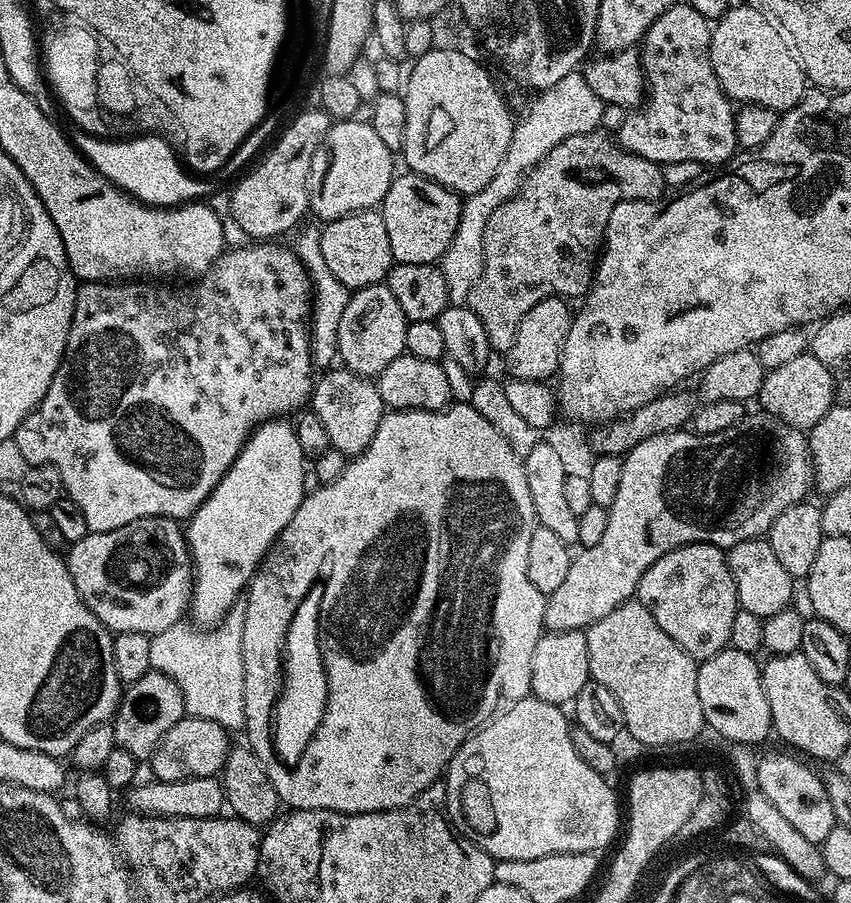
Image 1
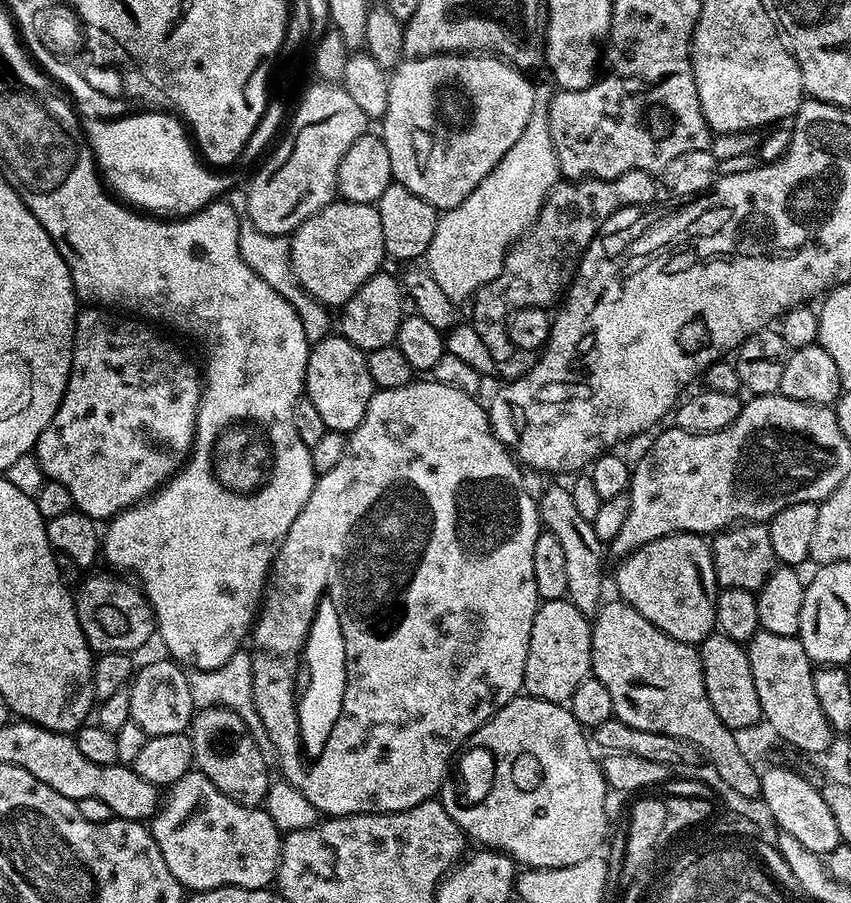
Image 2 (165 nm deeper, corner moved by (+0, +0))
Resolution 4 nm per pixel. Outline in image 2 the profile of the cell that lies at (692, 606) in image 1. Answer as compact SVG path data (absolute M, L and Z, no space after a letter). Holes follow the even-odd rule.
M676 532L627 553L616 568L616 588L619 599L628 604L642 618L654 622L658 630L670 634L670 638L696 646L701 640L712 635L716 626L716 571L712 561L712 549L703 535L694 532Z

